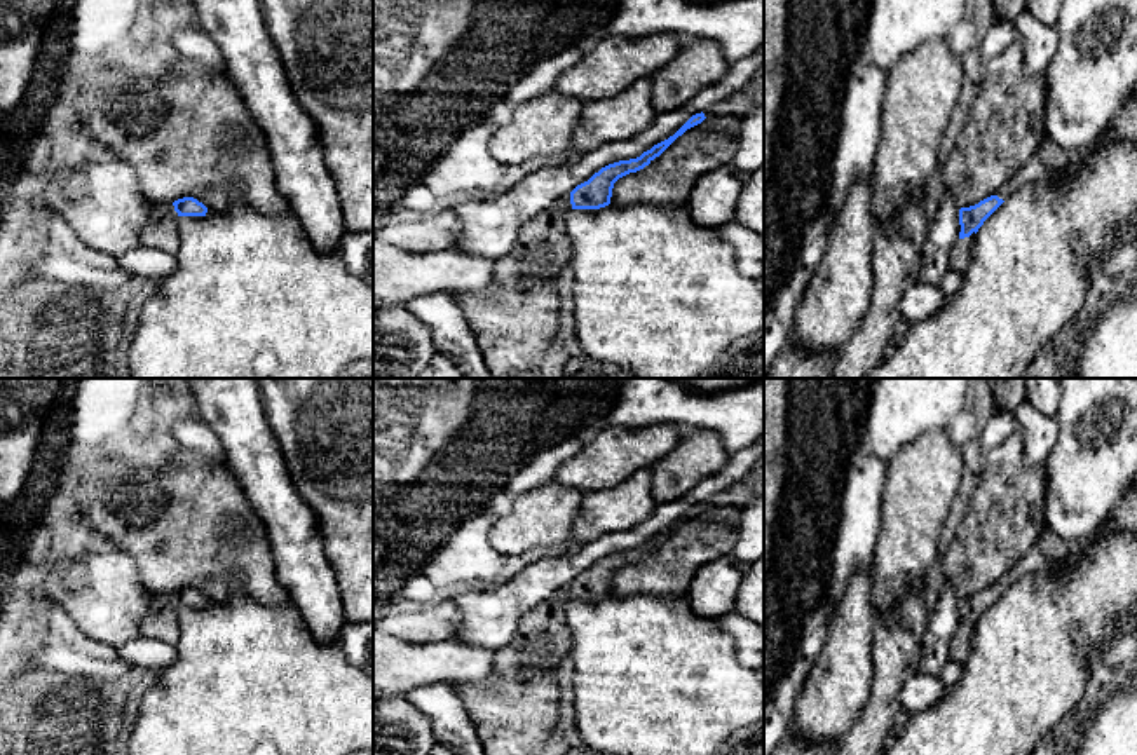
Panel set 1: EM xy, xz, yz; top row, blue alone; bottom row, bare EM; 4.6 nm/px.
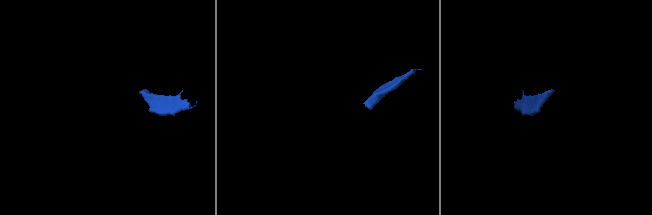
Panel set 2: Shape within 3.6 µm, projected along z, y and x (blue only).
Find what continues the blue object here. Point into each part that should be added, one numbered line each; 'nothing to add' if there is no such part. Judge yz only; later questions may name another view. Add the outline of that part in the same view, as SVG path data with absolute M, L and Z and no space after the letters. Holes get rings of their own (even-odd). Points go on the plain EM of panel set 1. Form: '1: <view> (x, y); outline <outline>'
1: yz (961, 644); outline M975 622L970 628L957 629L950 645L950 659L957 663L964 663L971 650L971 642L975 635Z

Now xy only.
1: xy (161, 623); outline M153 593L152 609L141 621L141 636L176 645L180 640L178 609L173 595Z

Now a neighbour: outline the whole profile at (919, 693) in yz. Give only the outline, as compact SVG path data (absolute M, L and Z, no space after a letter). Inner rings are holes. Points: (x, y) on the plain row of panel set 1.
M919 671L902 687L902 710L909 711L910 715L928 711L943 699L945 690L947 687L936 675Z

